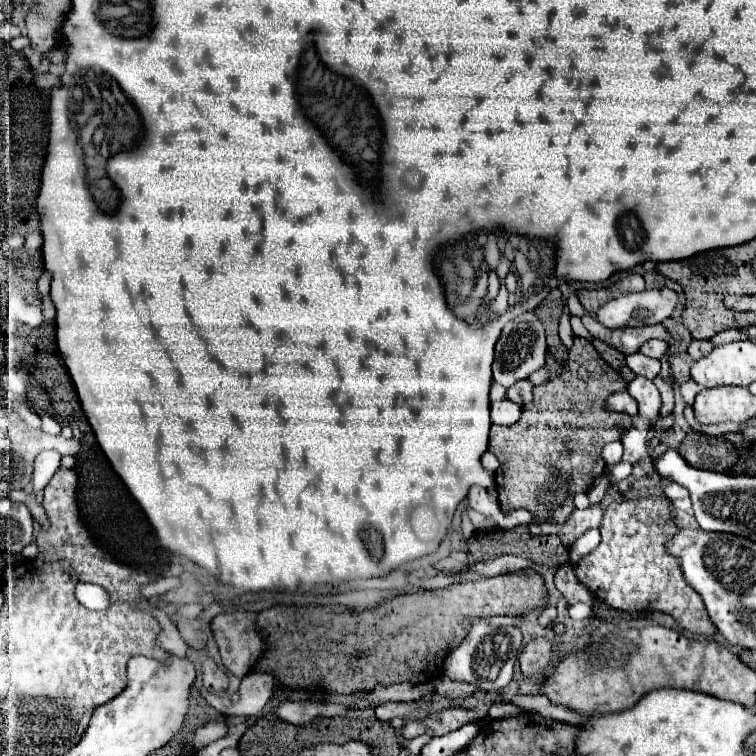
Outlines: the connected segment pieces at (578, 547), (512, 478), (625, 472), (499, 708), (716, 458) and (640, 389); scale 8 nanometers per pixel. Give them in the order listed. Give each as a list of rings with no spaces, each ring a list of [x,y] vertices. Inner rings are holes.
[[[588,529],[572,547],[570,547],[570,563],[578,563],[584,555],[588,555],[600,543],[600,531]]]
[[[576,337],[576,339],[574,339],[574,345],[572,345],[570,351],[568,351],[568,355],[570,355],[570,357],[568,357],[568,363],[562,367],[562,371],[558,373],[556,379],[548,381],[546,385],[534,387],[534,401],[522,407],[522,417],[520,417],[518,423],[514,423],[514,425],[510,425],[510,427],[492,425],[492,429],[490,429],[490,449],[494,451],[494,455],[496,455],[498,461],[500,461],[500,467],[498,467],[498,471],[494,473],[494,479],[496,479],[496,485],[498,485],[498,499],[500,499],[500,505],[502,505],[502,507],[522,507],[522,509],[534,513],[536,517],[540,517],[542,521],[552,521],[552,523],[564,523],[564,521],[570,517],[570,513],[574,511],[574,495],[580,493],[580,491],[588,491],[588,489],[592,487],[592,483],[594,483],[594,477],[596,477],[596,475],[602,475],[602,473],[606,471],[606,463],[604,463],[604,459],[602,459],[602,447],[604,447],[606,443],[614,441],[614,439],[620,439],[620,437],[622,437],[622,429],[618,427],[620,421],[624,421],[626,427],[630,427],[630,421],[632,421],[632,417],[628,417],[628,415],[624,415],[624,413],[606,411],[606,399],[608,399],[610,395],[614,395],[614,393],[618,393],[618,391],[624,391],[624,389],[626,389],[626,381],[598,355],[598,351],[592,347],[592,343],[586,341],[586,339]]]
[[[616,463],[616,465],[608,467],[608,481],[610,481],[612,485],[616,485],[616,483],[620,483],[622,479],[626,479],[630,473],[632,473],[632,465],[630,465],[630,463]]]
[[[494,703],[488,711],[490,719],[508,719],[508,717],[516,717],[520,713],[522,713],[522,709],[512,703]]]
[[[688,433],[678,453],[696,469],[706,471],[728,471],[738,461],[736,447],[726,437],[712,437],[704,433]]]
[[[636,377],[632,383],[628,383],[628,393],[638,401],[638,417],[650,425],[658,419],[660,415],[660,393],[652,381],[646,377]]]

